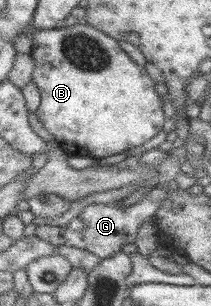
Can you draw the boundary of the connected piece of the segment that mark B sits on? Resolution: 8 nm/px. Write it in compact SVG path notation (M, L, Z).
M83 21L71 27L40 30L30 25L24 32L33 38L32 59L35 66L32 79L40 91L40 105L35 111L47 129L68 155L106 157L110 160L125 156L129 149L150 141L163 129L164 93L145 68L134 62L118 42Z

